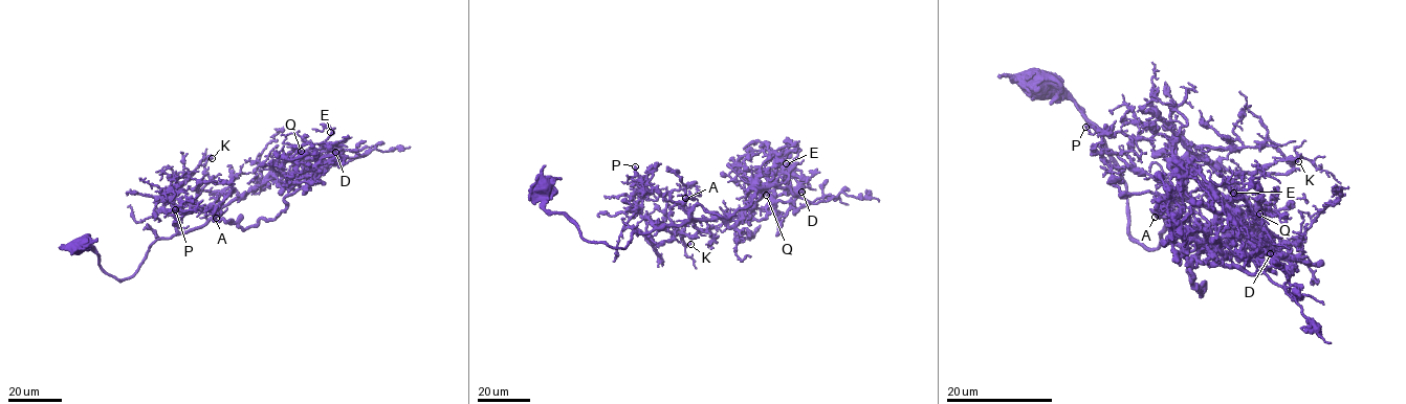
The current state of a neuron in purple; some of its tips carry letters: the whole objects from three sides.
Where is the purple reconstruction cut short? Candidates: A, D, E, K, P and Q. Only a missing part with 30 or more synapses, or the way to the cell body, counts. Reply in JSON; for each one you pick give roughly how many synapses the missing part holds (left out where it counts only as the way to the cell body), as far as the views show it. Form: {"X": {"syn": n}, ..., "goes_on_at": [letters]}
{"D": {"syn": 30}, "goes_on_at": ["D"]}

